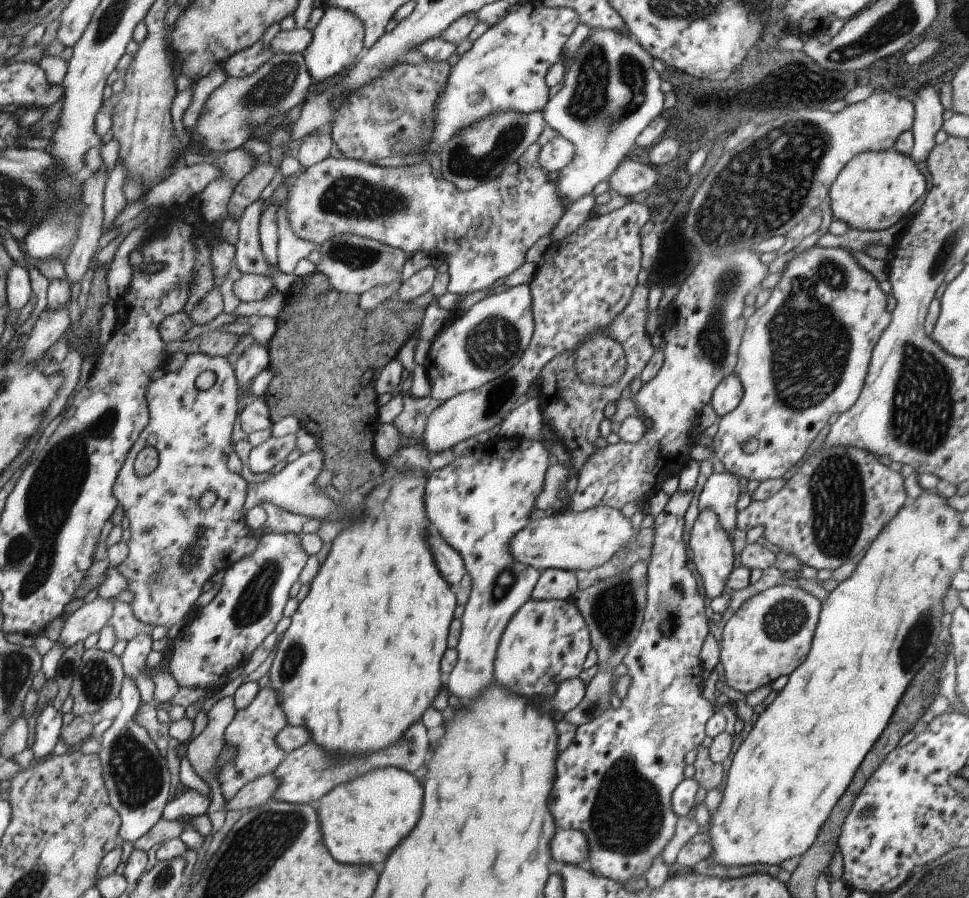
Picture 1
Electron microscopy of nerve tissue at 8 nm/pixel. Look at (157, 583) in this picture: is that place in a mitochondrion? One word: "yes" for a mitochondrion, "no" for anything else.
yes

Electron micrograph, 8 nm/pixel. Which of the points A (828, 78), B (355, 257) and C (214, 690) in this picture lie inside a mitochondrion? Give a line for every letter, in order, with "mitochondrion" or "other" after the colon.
A: mitochondrion
B: mitochondrion
C: other

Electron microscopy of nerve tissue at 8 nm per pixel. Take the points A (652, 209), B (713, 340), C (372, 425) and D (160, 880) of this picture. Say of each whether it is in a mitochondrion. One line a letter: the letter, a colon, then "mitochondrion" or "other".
A: other
B: mitochondrion
C: other
D: mitochondrion

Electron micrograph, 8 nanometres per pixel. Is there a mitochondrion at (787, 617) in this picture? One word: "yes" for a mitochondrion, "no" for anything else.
yes

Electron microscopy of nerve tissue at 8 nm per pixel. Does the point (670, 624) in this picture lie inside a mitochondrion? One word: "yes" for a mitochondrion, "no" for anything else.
yes

